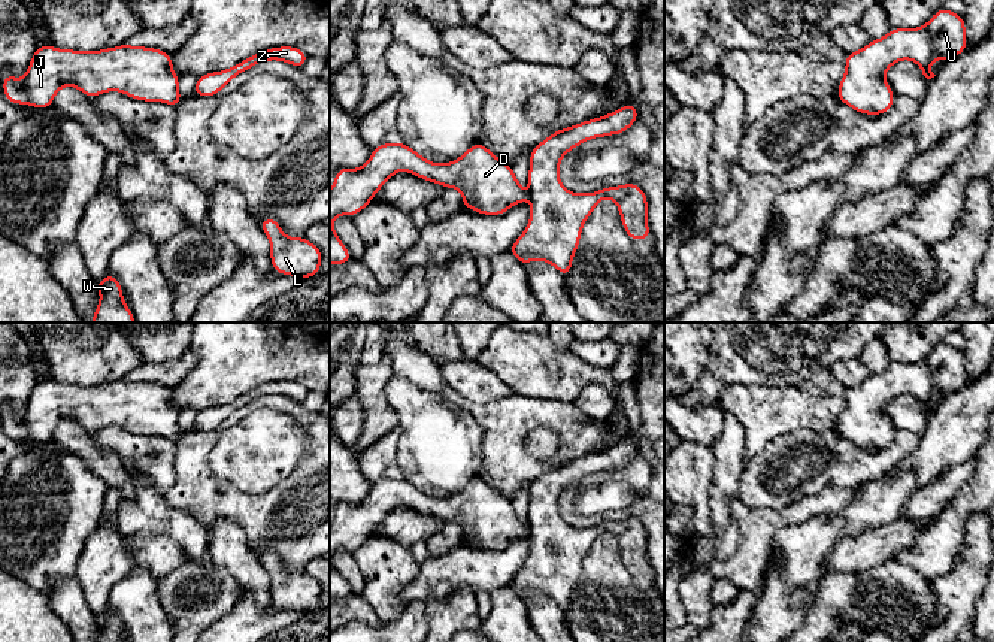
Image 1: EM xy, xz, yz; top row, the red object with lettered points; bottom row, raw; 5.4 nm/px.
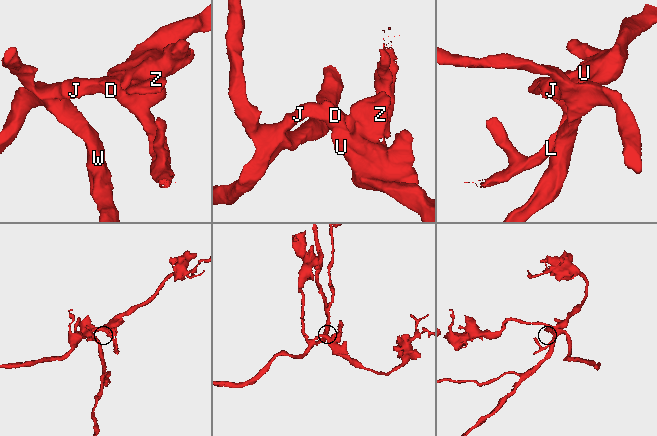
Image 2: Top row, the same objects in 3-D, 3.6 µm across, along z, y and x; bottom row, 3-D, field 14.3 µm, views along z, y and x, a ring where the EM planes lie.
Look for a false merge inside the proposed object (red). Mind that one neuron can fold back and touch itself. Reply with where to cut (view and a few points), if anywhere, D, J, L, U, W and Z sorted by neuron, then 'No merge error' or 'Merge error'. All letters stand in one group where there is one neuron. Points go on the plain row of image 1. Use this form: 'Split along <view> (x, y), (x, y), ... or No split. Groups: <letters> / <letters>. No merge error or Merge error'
No split. Groups: D J L U W Z. No merge error

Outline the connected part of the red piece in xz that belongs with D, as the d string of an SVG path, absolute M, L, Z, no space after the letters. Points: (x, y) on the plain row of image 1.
M628 436L604 451L555 464L530 487L530 529L521 523L510 499L503 497L484 478L472 479L461 491L445 499L428 496L403 476L381 478L373 482L364 500L340 502L334 509L334 520L330 523L330 599L352 596L333 561L334 552L352 552L361 546L400 505L458 524L463 542L482 549L498 551L513 539L530 535L528 558L509 582L524 602L528 596L542 594L567 611L582 561L603 533L615 535L622 563L631 575L648 575L648 532L637 518L576 529L560 517L560 496L570 484L590 473L622 469L637 454L637 443Z

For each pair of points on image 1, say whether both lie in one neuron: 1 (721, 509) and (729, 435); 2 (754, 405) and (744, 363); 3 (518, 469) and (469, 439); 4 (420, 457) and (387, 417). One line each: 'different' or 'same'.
1: same
2: different
3: different
4: different

